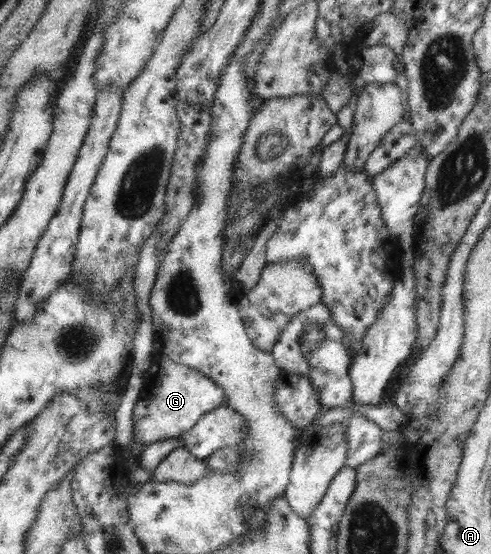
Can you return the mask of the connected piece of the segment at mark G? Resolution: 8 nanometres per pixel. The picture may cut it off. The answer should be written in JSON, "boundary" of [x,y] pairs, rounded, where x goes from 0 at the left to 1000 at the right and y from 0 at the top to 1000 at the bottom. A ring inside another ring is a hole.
{"boundary":[[[330,648],[305,659],[295,706],[271,740],[271,774],[277,796],[312,800],[352,792],[389,774],[405,755],[440,735],[464,731],[456,704],[422,677],[369,655]]]}

